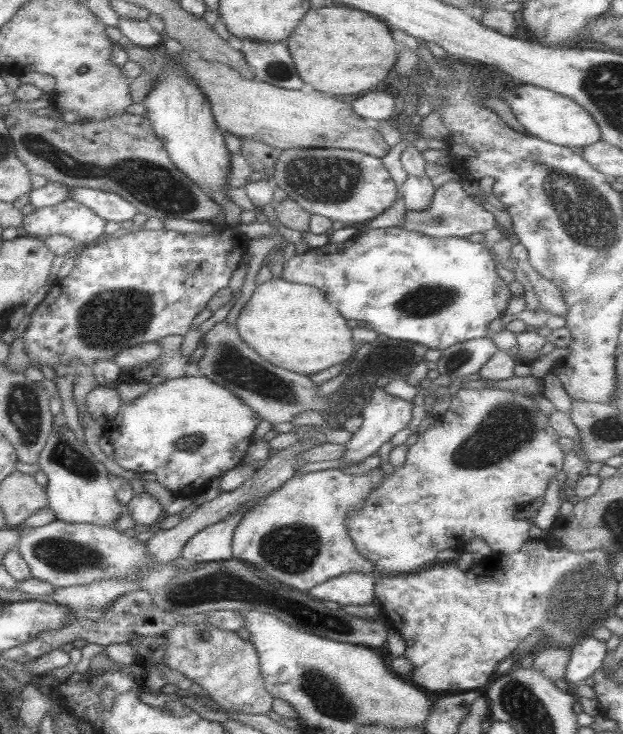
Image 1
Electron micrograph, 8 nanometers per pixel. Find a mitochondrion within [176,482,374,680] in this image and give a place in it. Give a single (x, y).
(292, 549)

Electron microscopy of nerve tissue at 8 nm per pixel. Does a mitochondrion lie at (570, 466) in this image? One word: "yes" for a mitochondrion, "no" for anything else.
no

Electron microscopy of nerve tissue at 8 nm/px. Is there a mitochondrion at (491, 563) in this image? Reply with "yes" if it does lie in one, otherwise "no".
no

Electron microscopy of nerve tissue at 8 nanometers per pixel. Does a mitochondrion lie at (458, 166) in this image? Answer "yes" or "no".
no

